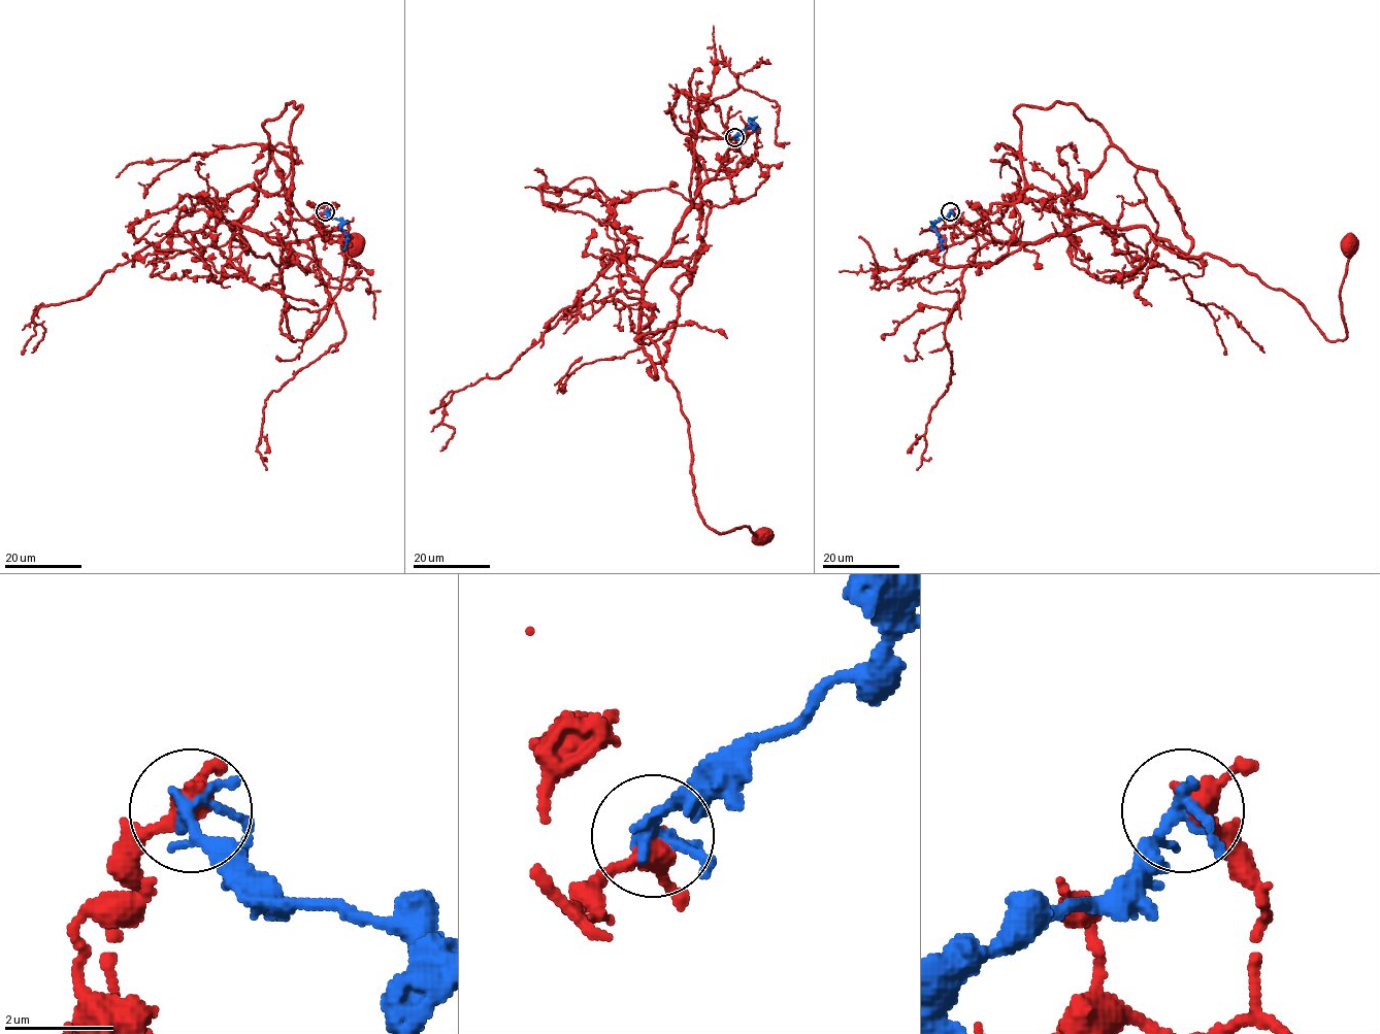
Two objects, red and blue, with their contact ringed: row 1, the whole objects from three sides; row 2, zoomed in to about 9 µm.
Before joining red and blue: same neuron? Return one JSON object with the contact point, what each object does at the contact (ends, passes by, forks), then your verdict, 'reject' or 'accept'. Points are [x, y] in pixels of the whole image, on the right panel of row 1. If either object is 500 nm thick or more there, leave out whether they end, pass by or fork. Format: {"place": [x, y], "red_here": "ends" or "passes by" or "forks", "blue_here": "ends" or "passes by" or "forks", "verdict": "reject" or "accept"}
{"place": [950, 211], "red_here": "passes by", "blue_here": "passes by", "verdict": "reject"}

